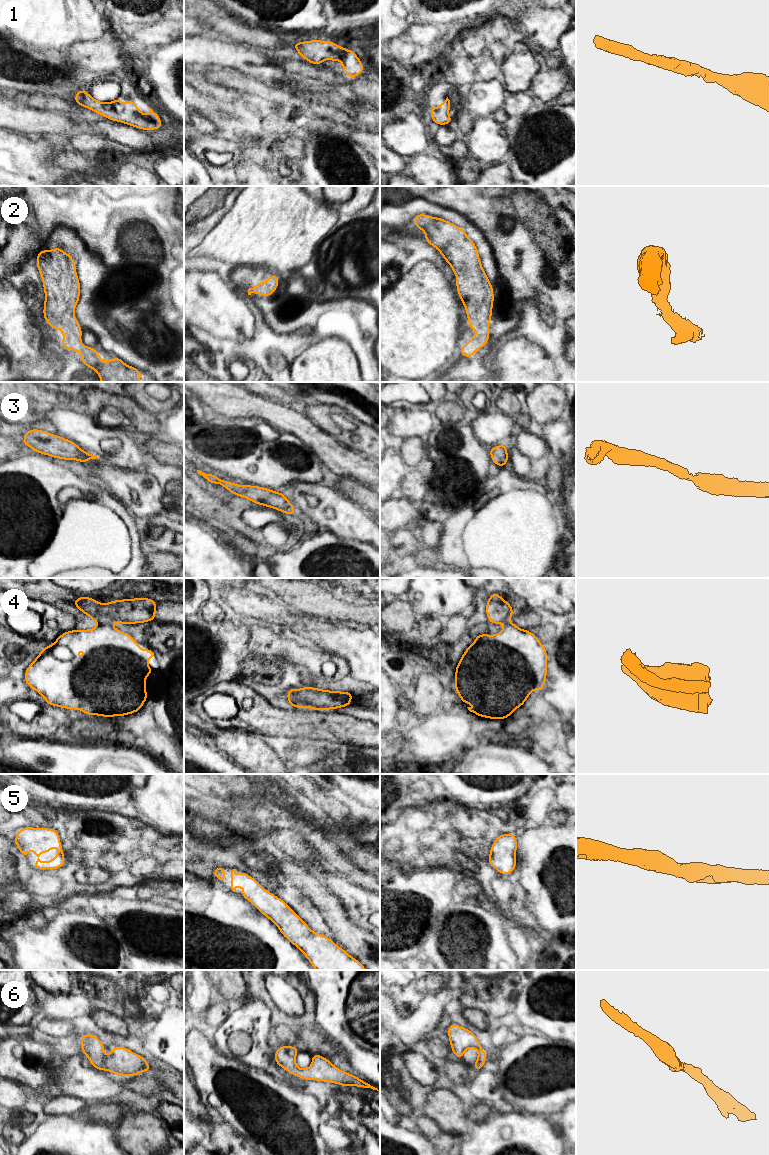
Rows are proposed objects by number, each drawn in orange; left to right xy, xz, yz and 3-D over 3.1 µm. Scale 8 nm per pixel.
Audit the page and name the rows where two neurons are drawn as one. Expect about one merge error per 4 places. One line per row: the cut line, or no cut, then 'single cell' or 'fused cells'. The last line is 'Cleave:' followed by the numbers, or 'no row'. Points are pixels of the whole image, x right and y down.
1: no cut | single cell
2: no cut | single cell
3: no cut | single cell
4: xy (110, 621), (99, 622) | fused cells
5: no cut | single cell
6: no cut | single cell
Cleave: 4

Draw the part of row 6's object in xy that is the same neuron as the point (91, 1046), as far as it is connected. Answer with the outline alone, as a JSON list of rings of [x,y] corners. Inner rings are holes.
[[[91,1034],[81,1036],[81,1051],[88,1057],[91,1065],[100,1070],[125,1077],[135,1076],[141,1072],[150,1072],[149,1063],[137,1053],[116,1046],[109,1055],[104,1053],[104,1045]]]

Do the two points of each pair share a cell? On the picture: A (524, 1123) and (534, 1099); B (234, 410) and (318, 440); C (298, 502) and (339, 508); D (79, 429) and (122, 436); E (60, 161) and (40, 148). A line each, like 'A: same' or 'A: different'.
A: different
B: same
C: same
D: same
E: different

